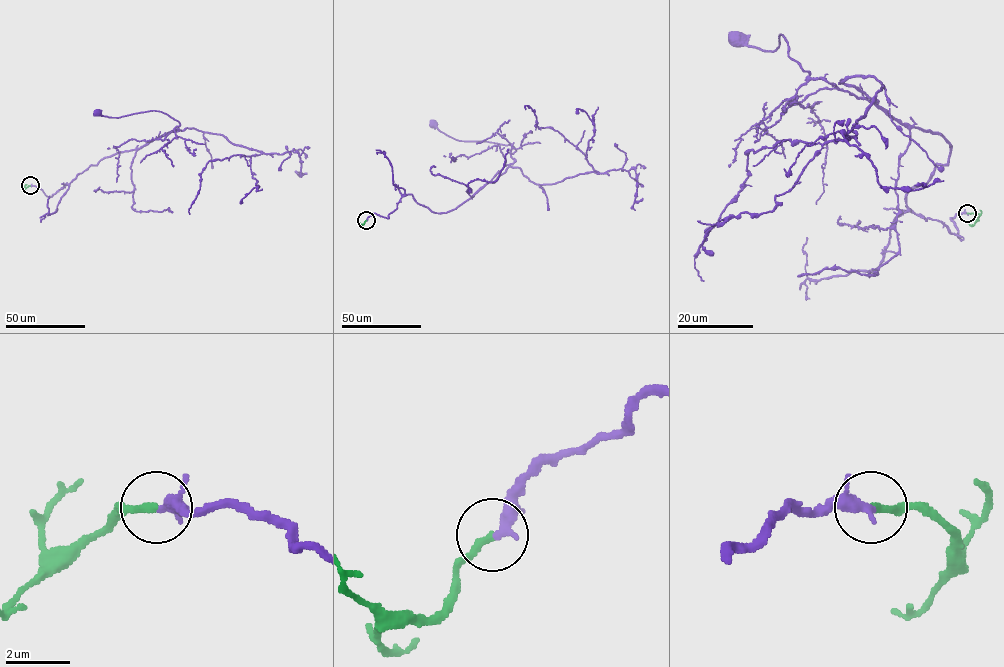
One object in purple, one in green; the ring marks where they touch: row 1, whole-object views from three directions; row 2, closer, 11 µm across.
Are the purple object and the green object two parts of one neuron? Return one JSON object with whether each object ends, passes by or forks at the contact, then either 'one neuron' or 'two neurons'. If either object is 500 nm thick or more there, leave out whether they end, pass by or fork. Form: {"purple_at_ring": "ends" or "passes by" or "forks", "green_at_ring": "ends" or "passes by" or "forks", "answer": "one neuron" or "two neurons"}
{"purple_at_ring": "passes by", "green_at_ring": "ends", "answer": "one neuron"}

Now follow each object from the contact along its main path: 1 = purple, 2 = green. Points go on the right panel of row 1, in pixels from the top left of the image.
1: (967, 213), (960, 240), (907, 207), (948, 159), (940, 134), (810, 77), (780, 35), (736, 40)
2: (967, 213), (977, 216), (973, 226), (969, 224)

